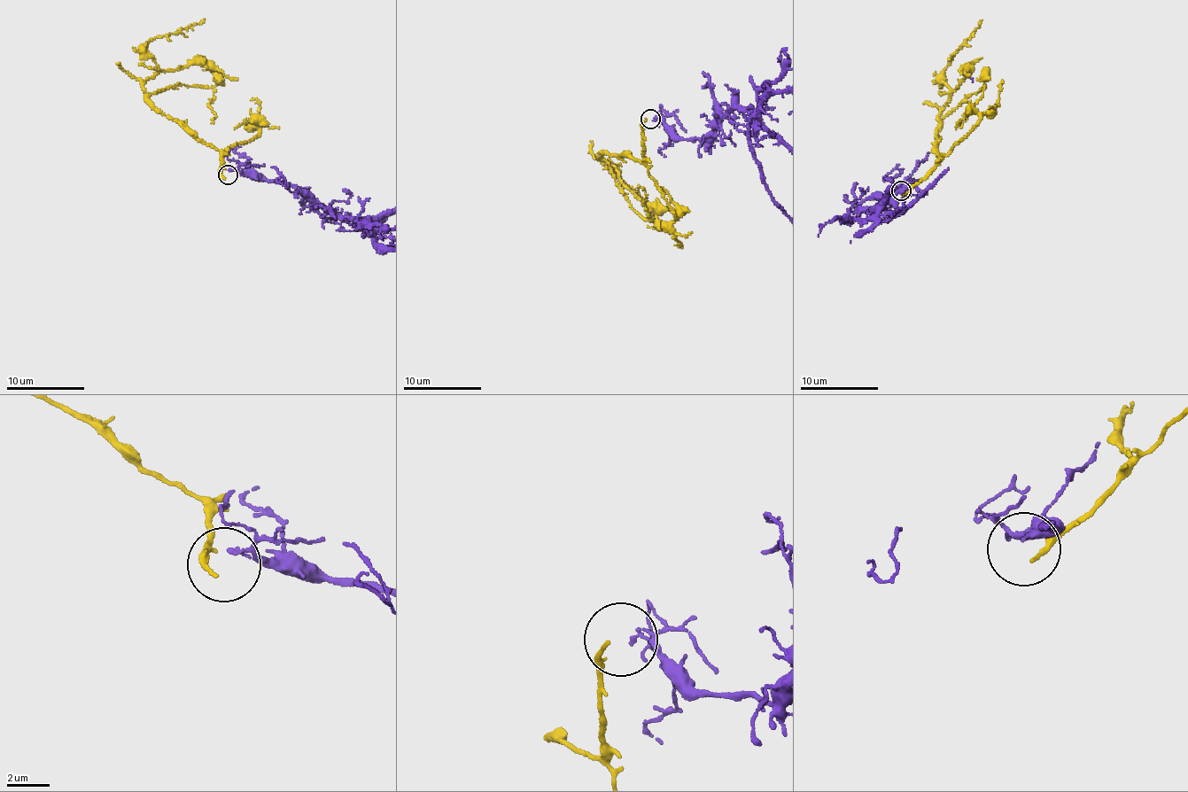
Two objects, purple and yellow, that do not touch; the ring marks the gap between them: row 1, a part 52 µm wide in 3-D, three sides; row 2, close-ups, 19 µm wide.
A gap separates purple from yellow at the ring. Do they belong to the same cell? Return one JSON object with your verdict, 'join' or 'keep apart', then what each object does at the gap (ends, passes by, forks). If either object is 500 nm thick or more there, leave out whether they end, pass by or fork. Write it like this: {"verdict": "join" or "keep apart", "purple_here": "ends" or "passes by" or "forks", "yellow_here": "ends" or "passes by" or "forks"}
{"verdict": "keep apart", "purple_here": "ends", "yellow_here": "ends"}

